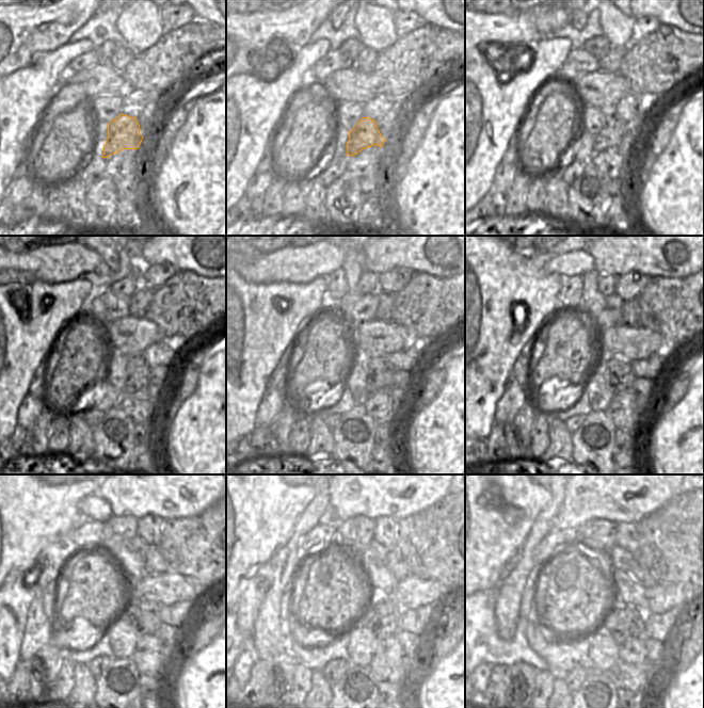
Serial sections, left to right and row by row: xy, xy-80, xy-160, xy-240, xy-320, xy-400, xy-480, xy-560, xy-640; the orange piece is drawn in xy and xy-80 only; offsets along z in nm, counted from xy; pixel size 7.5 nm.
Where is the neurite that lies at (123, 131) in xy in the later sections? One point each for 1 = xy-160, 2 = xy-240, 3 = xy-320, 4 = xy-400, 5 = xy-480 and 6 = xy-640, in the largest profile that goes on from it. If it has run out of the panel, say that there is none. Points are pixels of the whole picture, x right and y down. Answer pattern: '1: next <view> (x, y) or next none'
1: next xy-160 (611, 133)
2: next xy-240 (138, 370)
3: next xy-320 (379, 371)
4: next xy-400 (620, 373)
5: next xy-480 (143, 613)
6: next xy-640 (624, 623)

